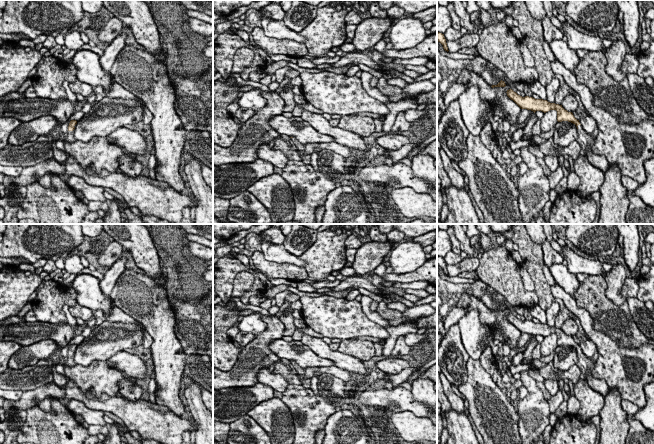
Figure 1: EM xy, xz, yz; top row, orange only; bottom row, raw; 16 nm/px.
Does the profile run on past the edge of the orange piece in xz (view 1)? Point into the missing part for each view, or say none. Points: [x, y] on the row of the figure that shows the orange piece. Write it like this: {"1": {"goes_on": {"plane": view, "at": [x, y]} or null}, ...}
{"1": {"goes_on": null}}

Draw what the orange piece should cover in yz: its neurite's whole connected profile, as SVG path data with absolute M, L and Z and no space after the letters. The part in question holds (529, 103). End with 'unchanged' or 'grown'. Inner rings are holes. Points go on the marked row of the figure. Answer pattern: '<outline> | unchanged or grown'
M512 89L507 90L507 96L513 100L521 109L531 110L534 113L536 111L542 111L544 113L550 110L557 111L557 121L568 121L576 125L578 128L578 138L577 141L581 145L580 155L586 156L587 147L593 147L595 143L595 138L593 138L589 133L587 133L581 126L579 120L577 120L572 112L565 110L562 105L550 103L547 100L535 99L533 97L525 96L522 97L514 92Z | grown

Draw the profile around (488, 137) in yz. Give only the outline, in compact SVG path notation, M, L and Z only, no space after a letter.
M492 121L485 124L479 136L482 143L491 151L492 156L500 165L506 167L512 162L511 159L504 159L502 157L502 152L498 148L498 137L492 130Z

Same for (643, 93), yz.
M636 73L627 74L628 83L639 106L651 116L654 116L654 90L645 82L645 78Z

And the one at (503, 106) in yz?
M467 69L462 70L456 82L464 84L466 89L477 85L480 98L491 103L494 116L499 116L508 121L510 125L517 123L521 108L507 96L506 92L511 89L510 85L492 88L482 77Z

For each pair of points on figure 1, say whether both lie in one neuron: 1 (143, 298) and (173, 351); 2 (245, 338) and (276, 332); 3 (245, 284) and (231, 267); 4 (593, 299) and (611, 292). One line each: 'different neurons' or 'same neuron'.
1: same neuron
2: different neurons
3: different neurons
4: different neurons

